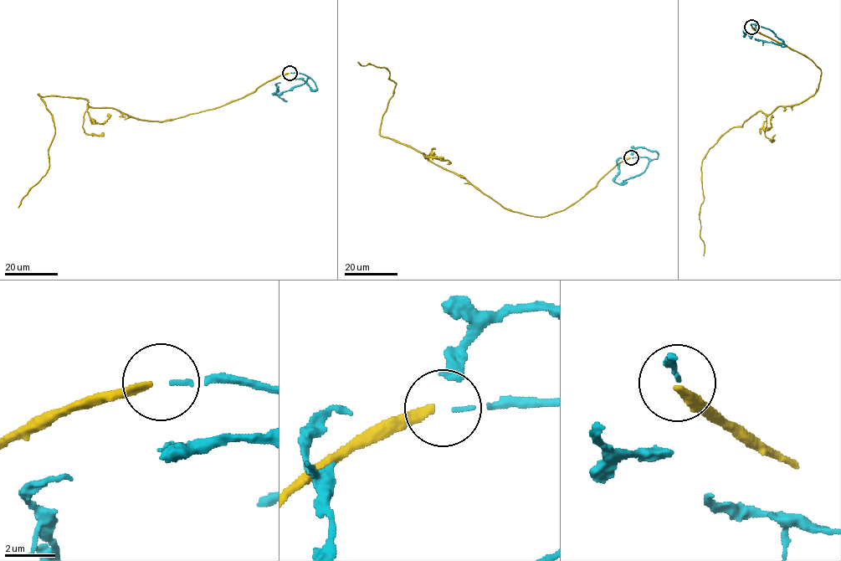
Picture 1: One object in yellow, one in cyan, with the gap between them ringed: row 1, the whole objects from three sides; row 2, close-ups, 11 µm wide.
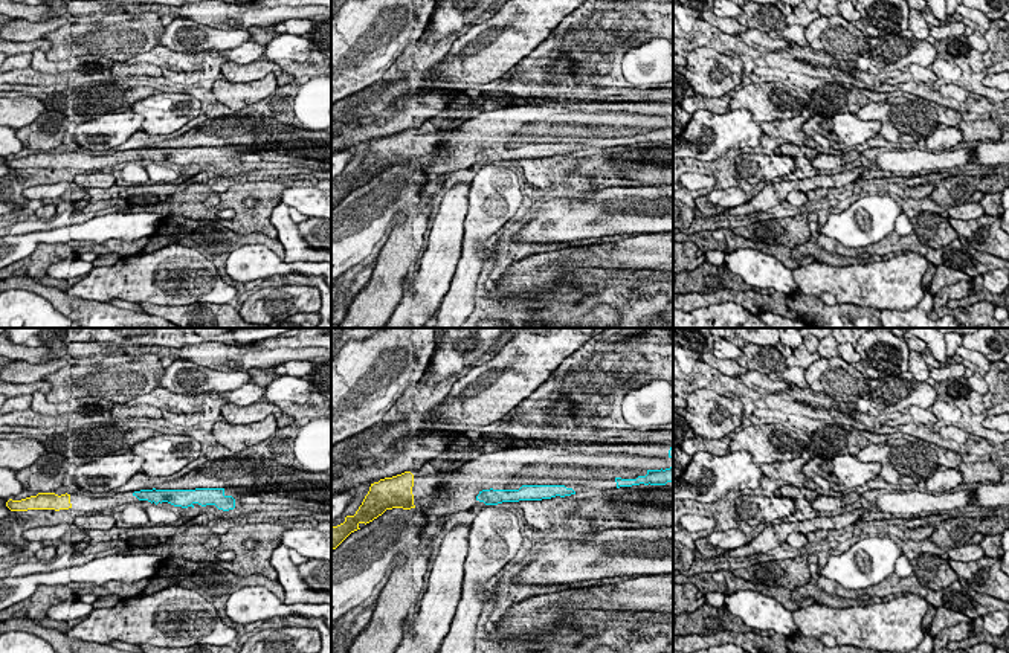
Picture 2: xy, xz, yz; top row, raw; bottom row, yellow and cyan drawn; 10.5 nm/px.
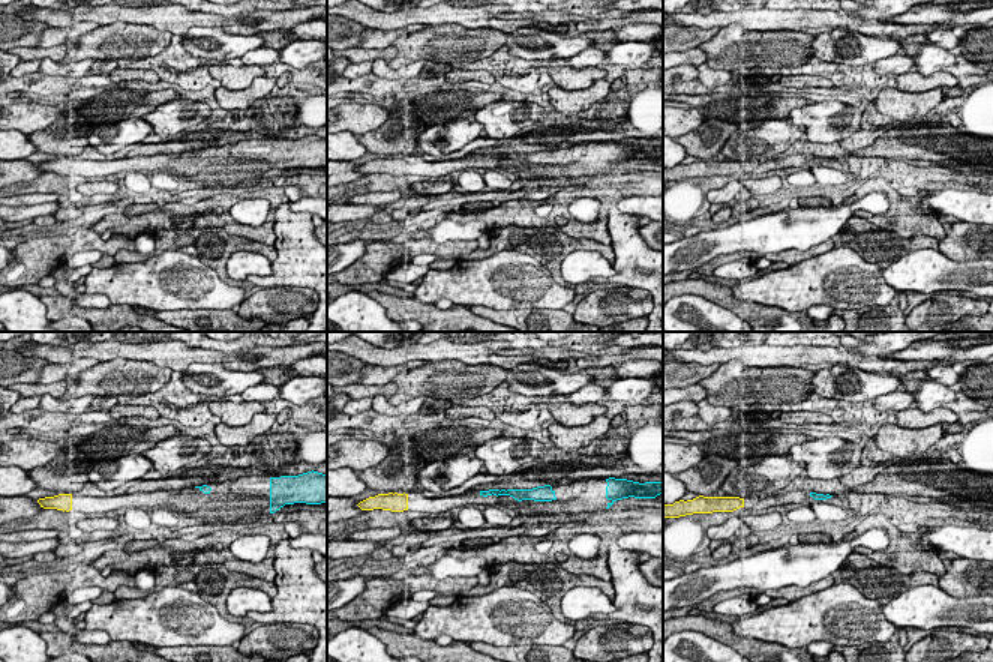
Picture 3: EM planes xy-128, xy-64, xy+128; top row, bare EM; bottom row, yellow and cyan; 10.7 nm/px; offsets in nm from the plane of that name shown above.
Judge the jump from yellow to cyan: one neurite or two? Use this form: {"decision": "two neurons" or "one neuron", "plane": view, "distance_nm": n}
{"decision": "one neuron", "plane": "xz", "distance_nm": 650}

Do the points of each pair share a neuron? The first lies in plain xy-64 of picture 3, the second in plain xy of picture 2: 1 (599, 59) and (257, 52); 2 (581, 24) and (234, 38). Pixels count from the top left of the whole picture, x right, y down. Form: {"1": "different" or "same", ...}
{"1": "same", "2": "different"}

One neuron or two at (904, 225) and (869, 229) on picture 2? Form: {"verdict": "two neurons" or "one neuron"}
{"verdict": "one neuron"}

